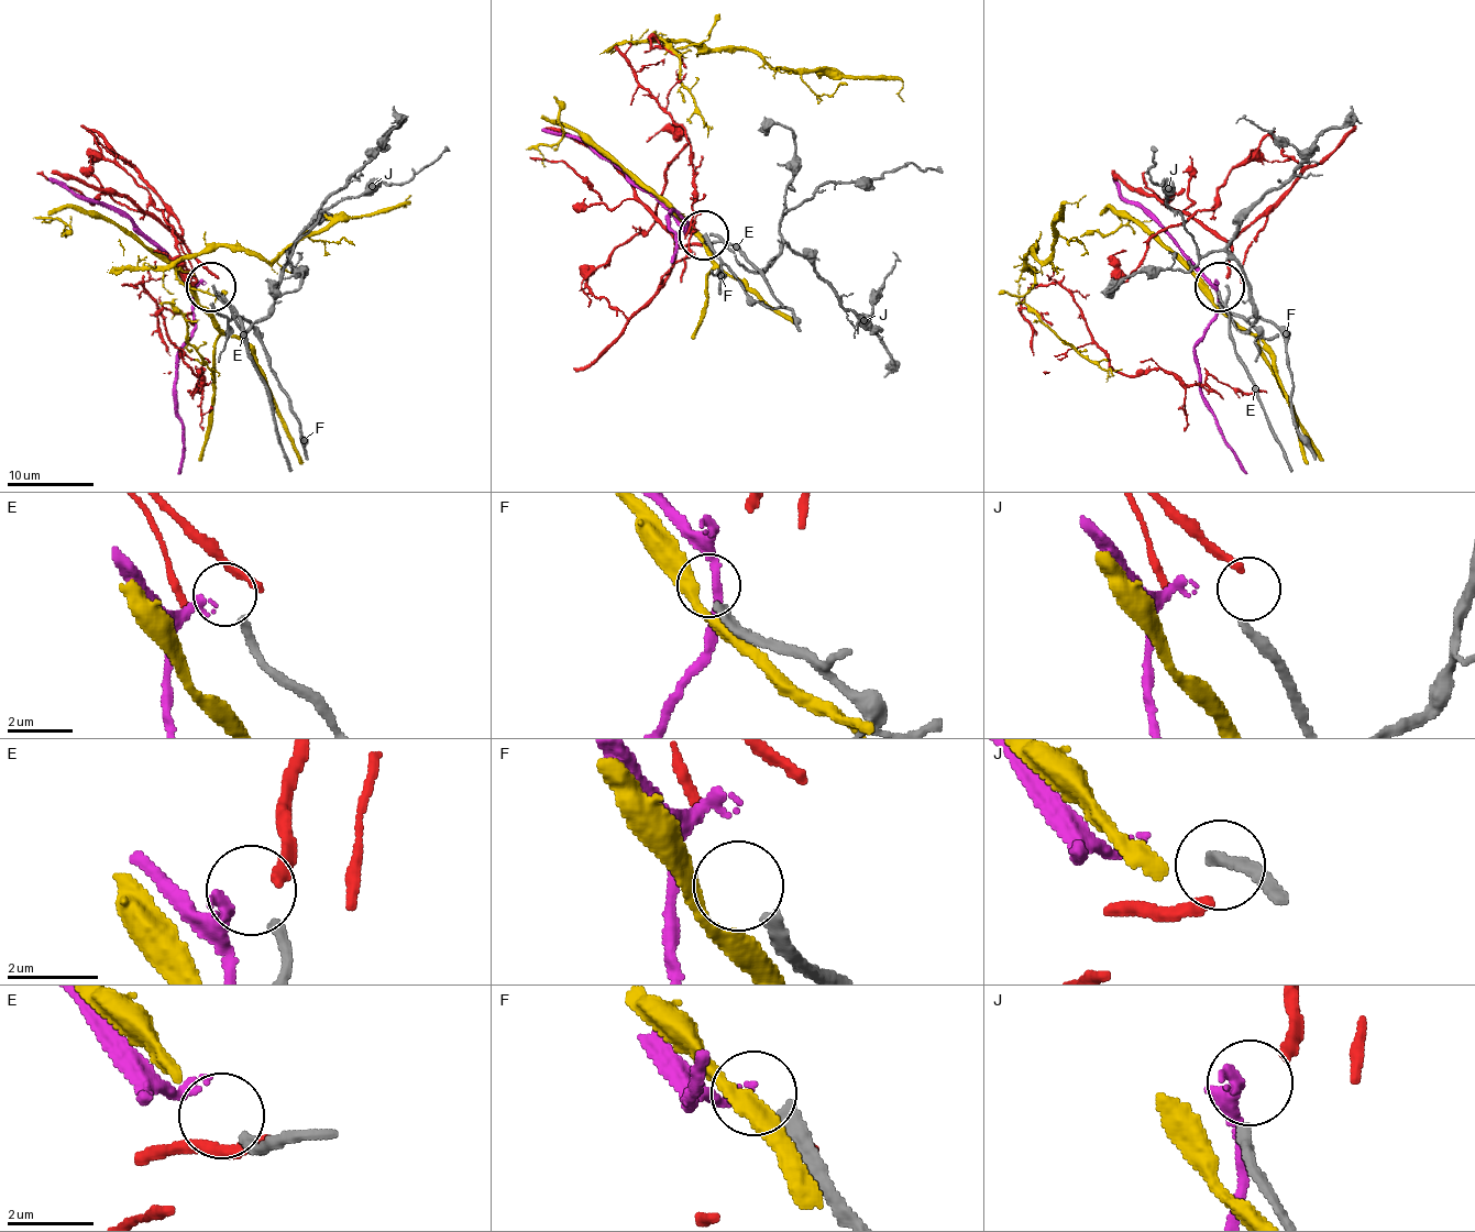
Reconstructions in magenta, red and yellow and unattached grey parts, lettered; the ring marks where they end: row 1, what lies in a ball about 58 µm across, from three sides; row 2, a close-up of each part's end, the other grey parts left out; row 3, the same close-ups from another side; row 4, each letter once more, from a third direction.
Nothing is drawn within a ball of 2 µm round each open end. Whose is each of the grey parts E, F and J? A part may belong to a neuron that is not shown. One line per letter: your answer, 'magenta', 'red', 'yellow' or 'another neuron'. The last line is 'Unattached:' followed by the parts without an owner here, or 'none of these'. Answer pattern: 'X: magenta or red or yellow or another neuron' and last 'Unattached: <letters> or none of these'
E: magenta
F: another neuron
J: red
Unattached: F

